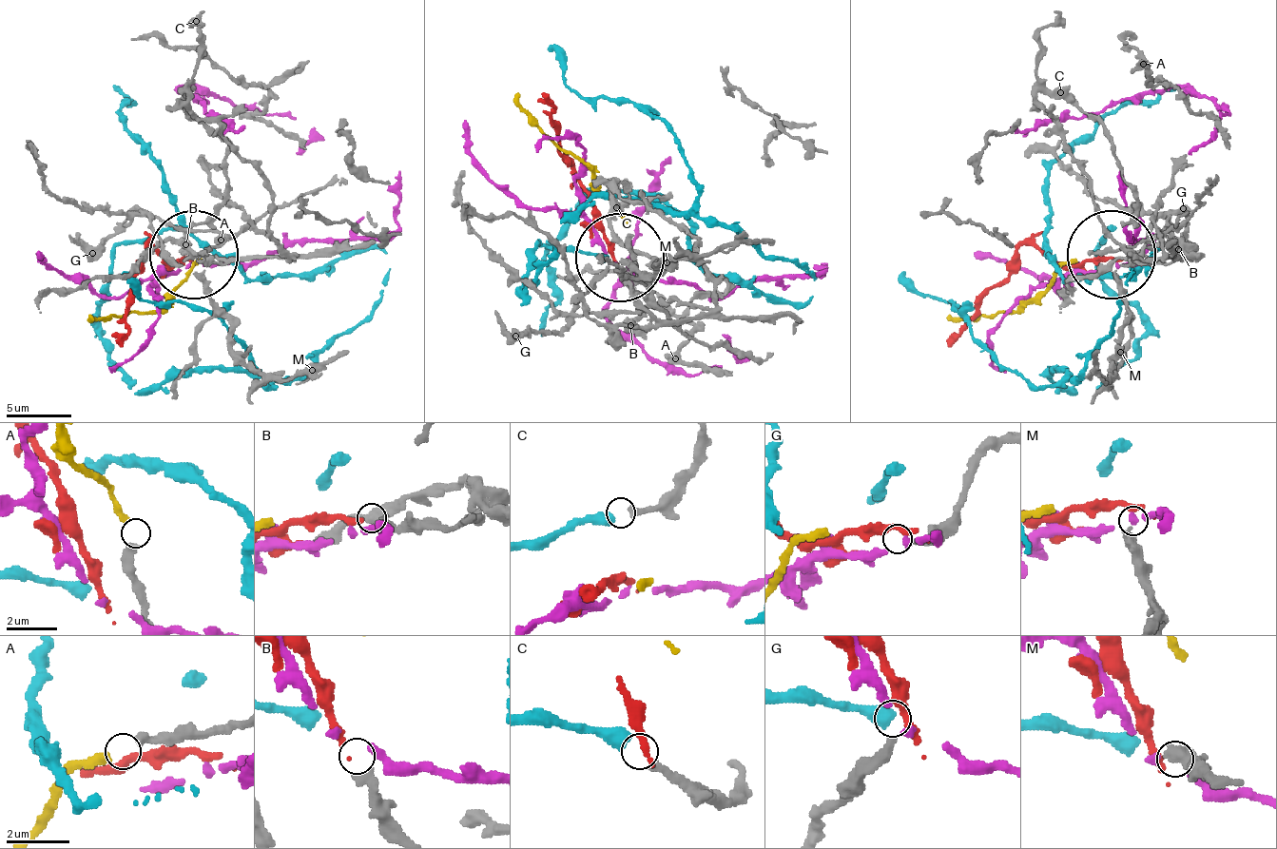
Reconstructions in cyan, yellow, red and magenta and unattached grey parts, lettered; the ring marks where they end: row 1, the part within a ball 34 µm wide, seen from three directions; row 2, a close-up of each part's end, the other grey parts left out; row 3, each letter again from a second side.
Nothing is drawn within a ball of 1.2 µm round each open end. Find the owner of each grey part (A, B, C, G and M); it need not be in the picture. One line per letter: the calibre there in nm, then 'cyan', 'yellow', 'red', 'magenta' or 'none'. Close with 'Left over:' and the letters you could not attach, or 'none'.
A: 300 nm thick; yellow
B: 320 nm thick; red
C: 240 nm thick; cyan
G: 320 nm thick; none
M: 440 nm thick; none
Left over: G, M

